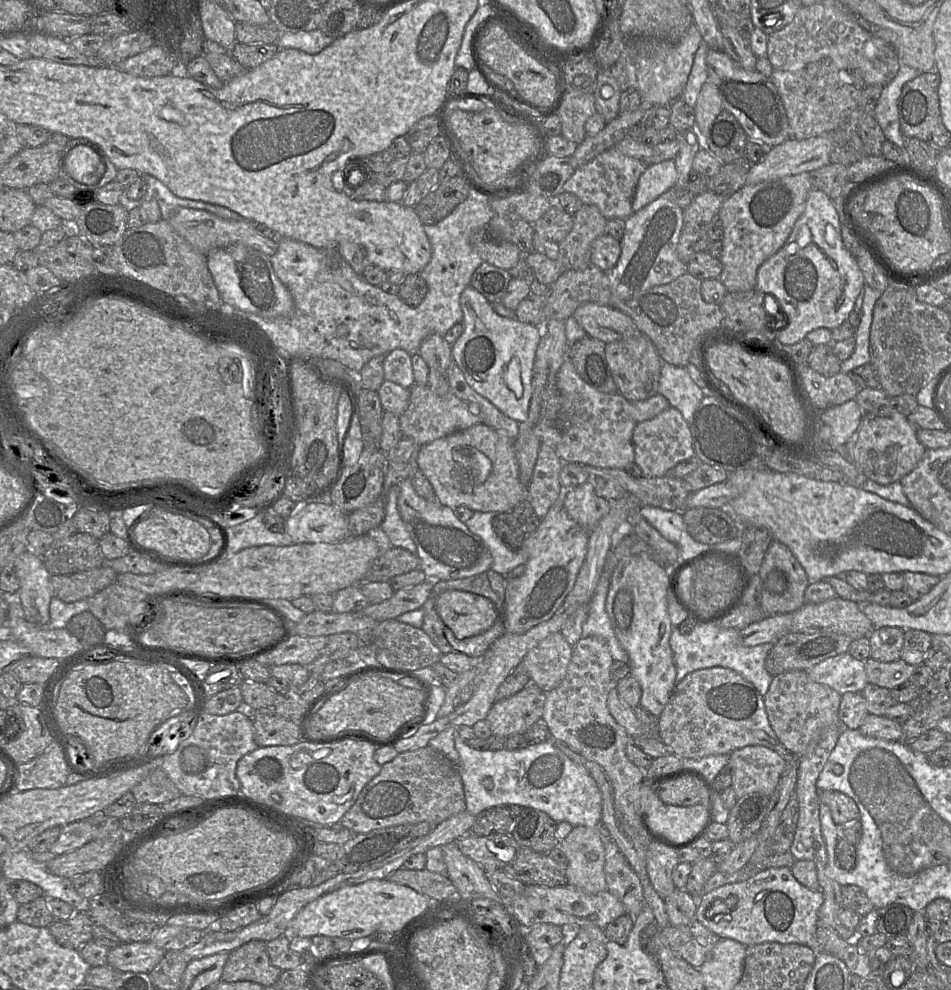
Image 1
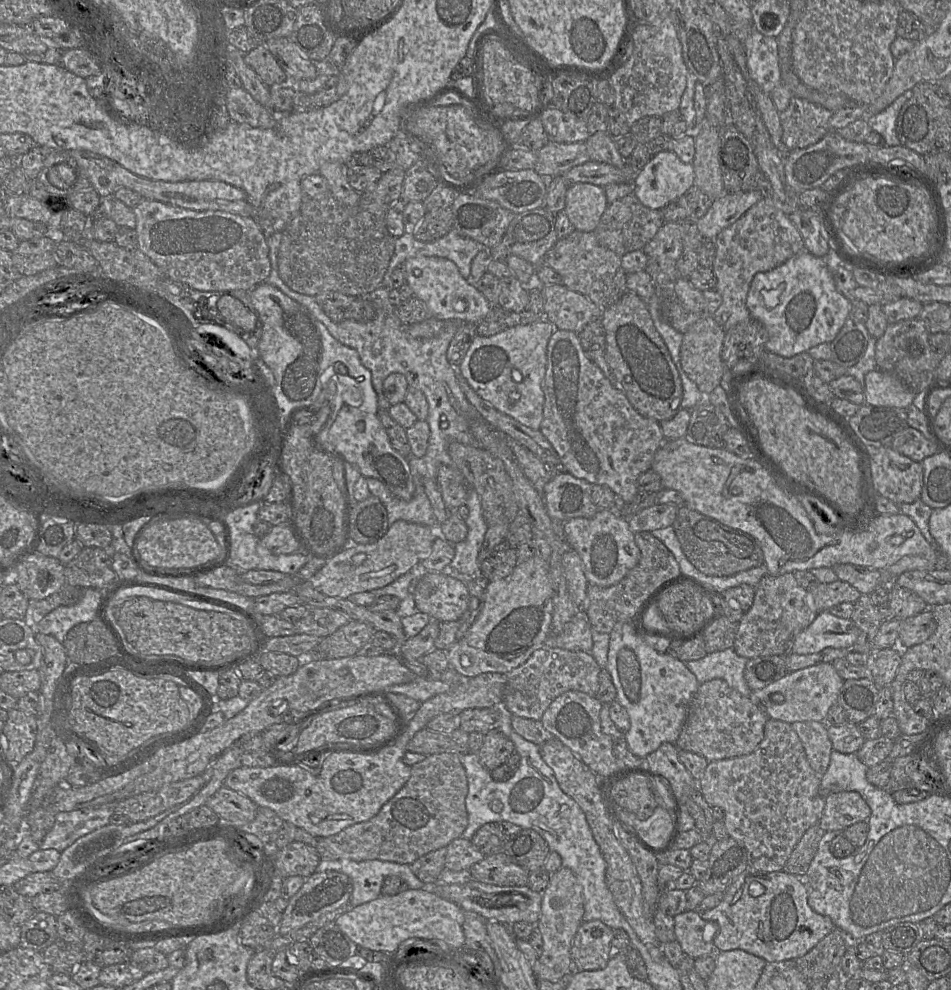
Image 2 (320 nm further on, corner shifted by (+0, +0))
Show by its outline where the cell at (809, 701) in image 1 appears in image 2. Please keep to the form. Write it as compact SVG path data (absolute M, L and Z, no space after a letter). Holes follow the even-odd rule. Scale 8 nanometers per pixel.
M804 721L791 723L799 736L811 768L821 779L826 773L833 751L828 737L828 726L824 722Z

